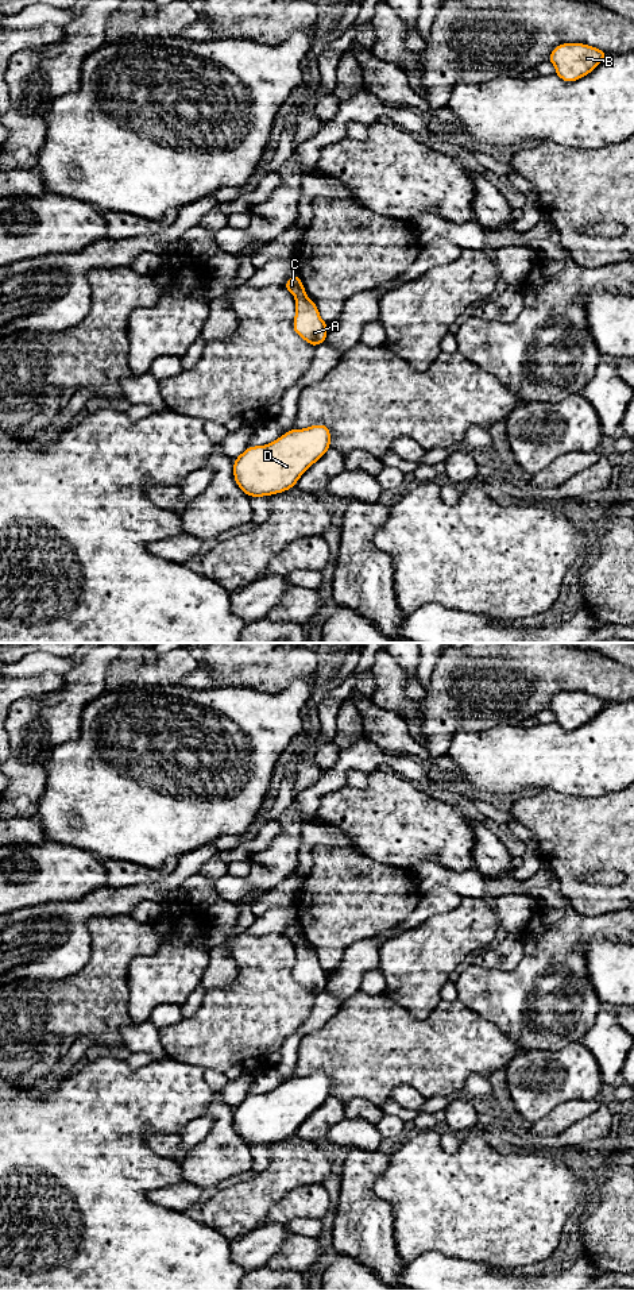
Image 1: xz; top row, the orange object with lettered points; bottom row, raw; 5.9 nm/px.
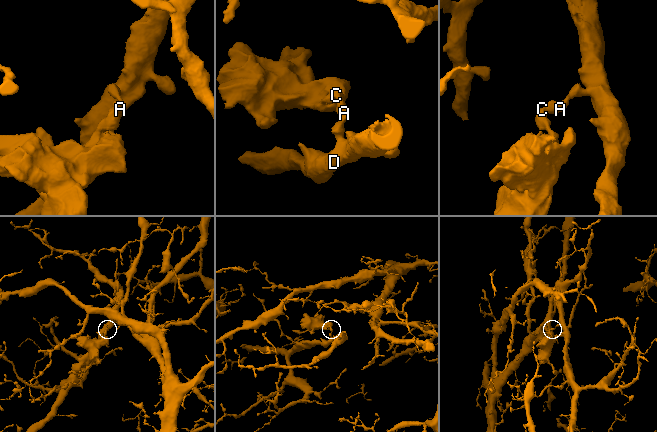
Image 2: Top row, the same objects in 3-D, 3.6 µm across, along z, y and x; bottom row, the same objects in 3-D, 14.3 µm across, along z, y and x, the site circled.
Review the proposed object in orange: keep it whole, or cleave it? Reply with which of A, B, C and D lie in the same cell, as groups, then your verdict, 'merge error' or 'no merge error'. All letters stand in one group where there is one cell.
A B D / C | merge error

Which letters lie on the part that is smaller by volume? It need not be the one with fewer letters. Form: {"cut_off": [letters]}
{"cut_off": ["C"]}

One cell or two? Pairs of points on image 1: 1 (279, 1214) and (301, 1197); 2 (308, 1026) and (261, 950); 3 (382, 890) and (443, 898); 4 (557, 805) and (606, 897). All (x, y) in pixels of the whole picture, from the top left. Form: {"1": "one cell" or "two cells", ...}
{"1": "one cell", "2": "two cells", "3": "two cells", "4": "one cell"}

